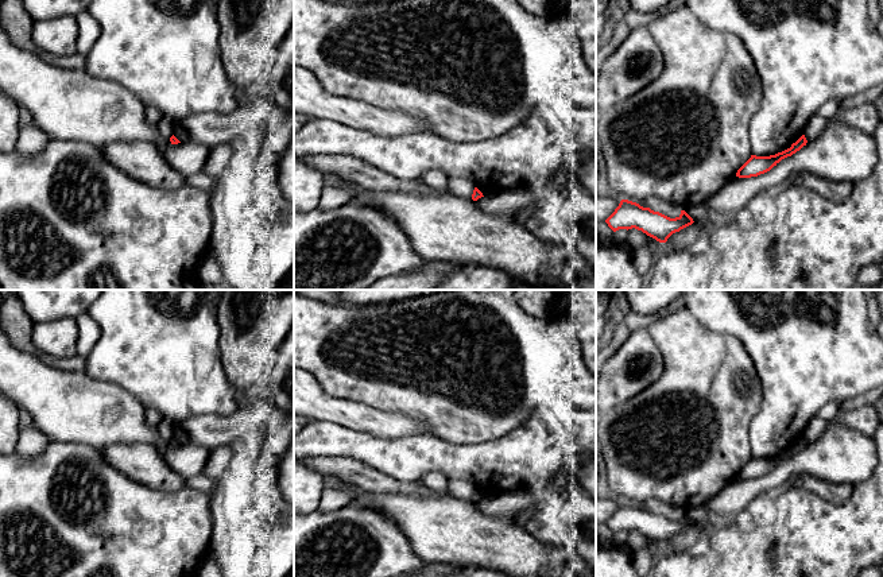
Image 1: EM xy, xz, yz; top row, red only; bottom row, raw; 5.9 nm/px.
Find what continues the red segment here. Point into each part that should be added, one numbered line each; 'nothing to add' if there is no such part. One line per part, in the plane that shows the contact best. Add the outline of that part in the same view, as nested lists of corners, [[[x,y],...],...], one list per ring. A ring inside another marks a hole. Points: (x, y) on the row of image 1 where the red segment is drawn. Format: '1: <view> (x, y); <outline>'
nothing to add

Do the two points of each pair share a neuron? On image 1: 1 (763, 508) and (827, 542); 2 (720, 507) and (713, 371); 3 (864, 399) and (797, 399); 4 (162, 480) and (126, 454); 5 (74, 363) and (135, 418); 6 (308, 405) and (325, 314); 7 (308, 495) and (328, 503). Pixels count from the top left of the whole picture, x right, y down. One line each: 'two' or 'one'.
1: two
2: two
3: two
4: one
5: two
6: two
7: two

